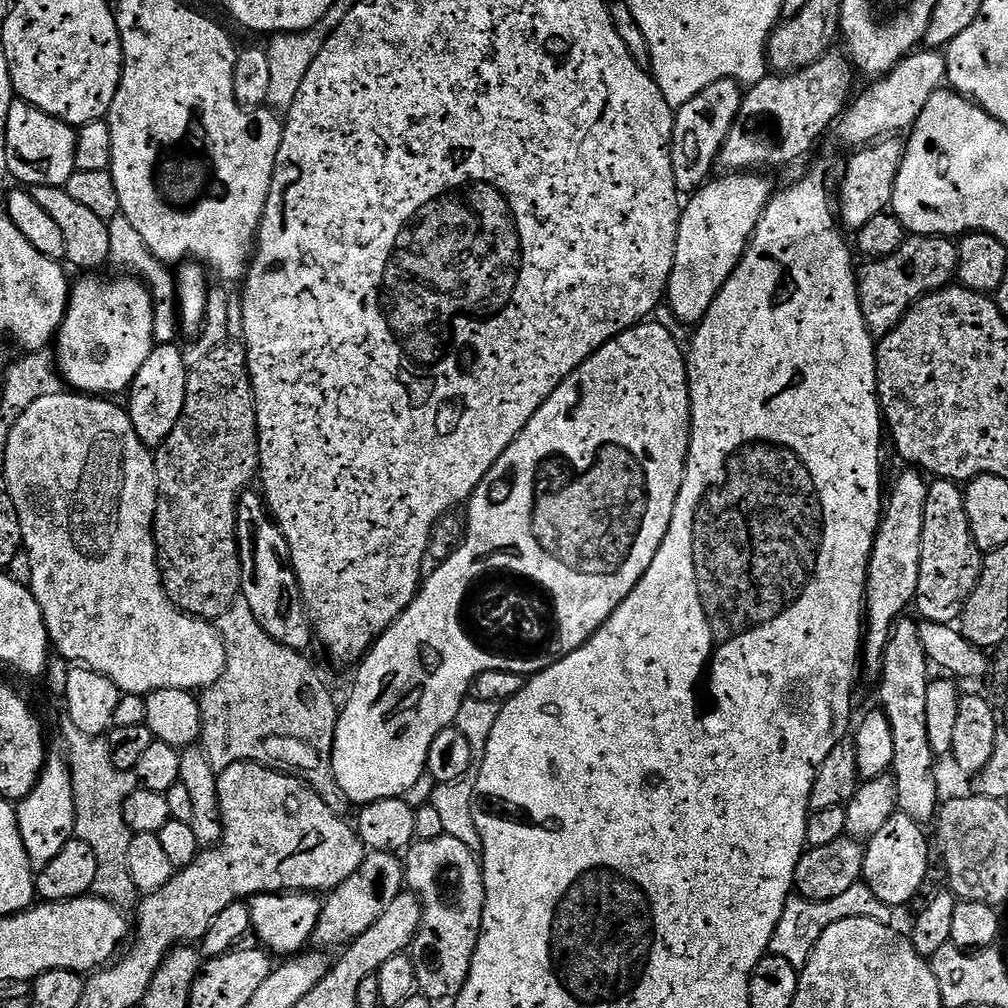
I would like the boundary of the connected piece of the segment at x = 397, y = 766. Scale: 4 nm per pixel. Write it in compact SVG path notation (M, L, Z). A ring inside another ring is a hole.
M655 322L637 324L635 328L618 334L560 383L558 390L554 390L554 394L546 398L538 414L530 418L522 434L518 434L516 441L504 451L502 458L494 462L486 478L482 478L466 505L466 539L450 557L437 563L432 573L427 573L420 585L420 591L416 593L408 609L379 636L355 669L356 685L336 717L336 741L332 751L334 778L345 801L352 803L353 800L356 806L363 806L386 798L403 797L413 791L419 785L416 783L425 779L428 755L430 746L434 746L434 738L438 738L442 730L455 725L459 707L469 698L472 683L483 672L510 670L528 678L568 657L570 652L580 648L607 622L610 614L614 614L614 610L618 610L620 603L630 594L630 590L638 586L646 570L650 570L650 562L654 562L654 554L658 554L666 538L666 530L670 530L670 522L674 518L674 506L682 490L684 467L688 465L688 447L692 437L688 361L685 349L680 347L681 341L675 340L669 329ZM484 568L517 568L520 572L528 572L534 583L544 586L544 598L532 598L534 586L530 582L475 582L483 574Z

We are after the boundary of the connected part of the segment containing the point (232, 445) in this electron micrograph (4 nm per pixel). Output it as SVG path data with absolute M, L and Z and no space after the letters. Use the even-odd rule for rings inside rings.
M225 342L218 347L205 351L204 357L197 364L191 365L186 382L186 402L182 406L182 414L170 430L170 434L162 441L160 447L155 449L156 461L156 521L152 527L152 533L156 535L156 557L160 563L160 580L168 595L168 600L181 612L189 612L199 620L209 622L219 621L226 610L230 610L237 603L240 591L240 547L236 541L236 507L240 501L240 495L253 487L260 470L260 435L258 434L258 422L256 421L256 395L252 389L252 379L248 369L248 349L243 343Z

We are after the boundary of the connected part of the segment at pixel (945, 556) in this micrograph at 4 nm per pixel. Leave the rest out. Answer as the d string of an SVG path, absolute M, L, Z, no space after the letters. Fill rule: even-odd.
M933 479L926 494L926 518L922 518L922 558L914 601L925 621L955 625L980 577L984 556L974 542L966 514L964 488L957 481Z

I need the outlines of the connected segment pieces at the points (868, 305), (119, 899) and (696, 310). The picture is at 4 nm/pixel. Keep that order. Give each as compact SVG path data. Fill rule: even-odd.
M909 235L904 245L890 258L867 261L857 271L856 293L862 306L862 318L873 337L883 338L902 322L902 318L923 296L947 288L956 280L958 244L946 236Z
M61 719L60 736L64 739L63 755L68 762L74 786L76 811L75 839L86 842L98 858L98 878L94 878L92 892L111 904L124 906L127 900L135 901L138 893L134 878L130 878L130 842L134 833L126 826L124 807L126 798L138 787L135 772L123 772L110 762L110 746L104 736L82 734L78 726Z
M755 171L720 175L724 176L709 179L703 188L691 193L680 214L666 304L685 326L699 325L710 306L714 306L714 298L718 298L722 286L726 286L748 251L758 222L764 217L768 201L774 195L774 187L764 177L767 175Z

